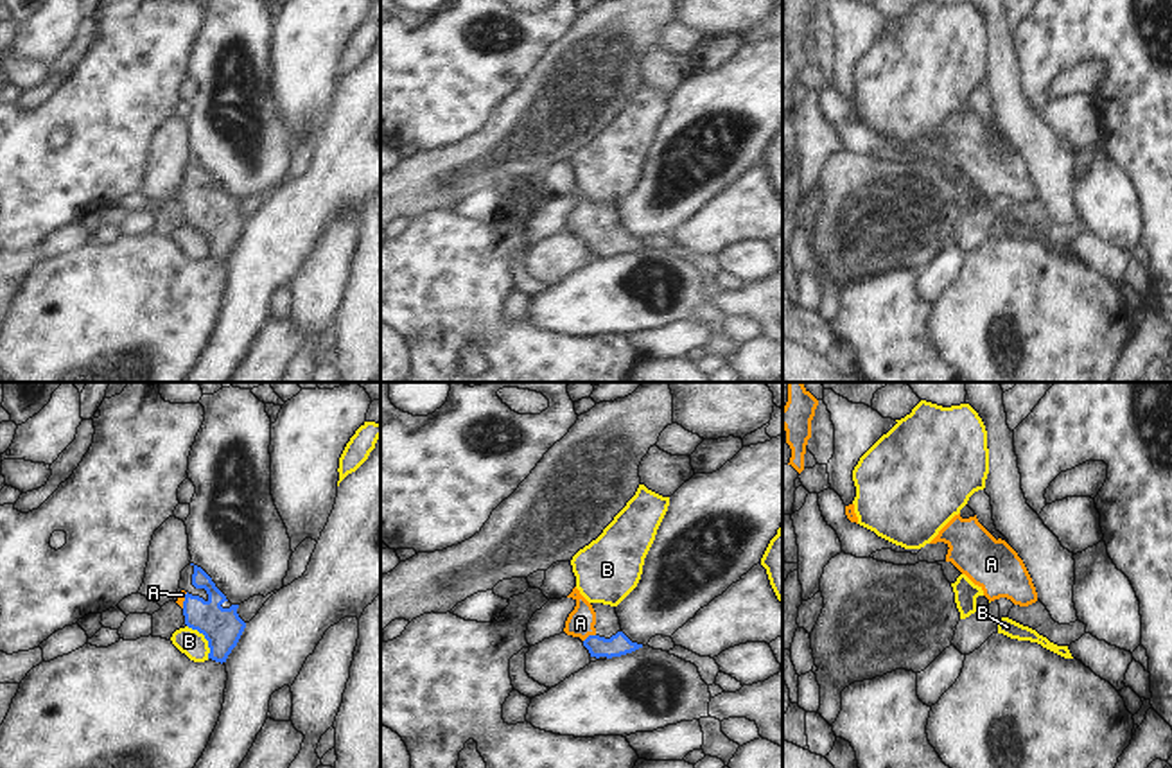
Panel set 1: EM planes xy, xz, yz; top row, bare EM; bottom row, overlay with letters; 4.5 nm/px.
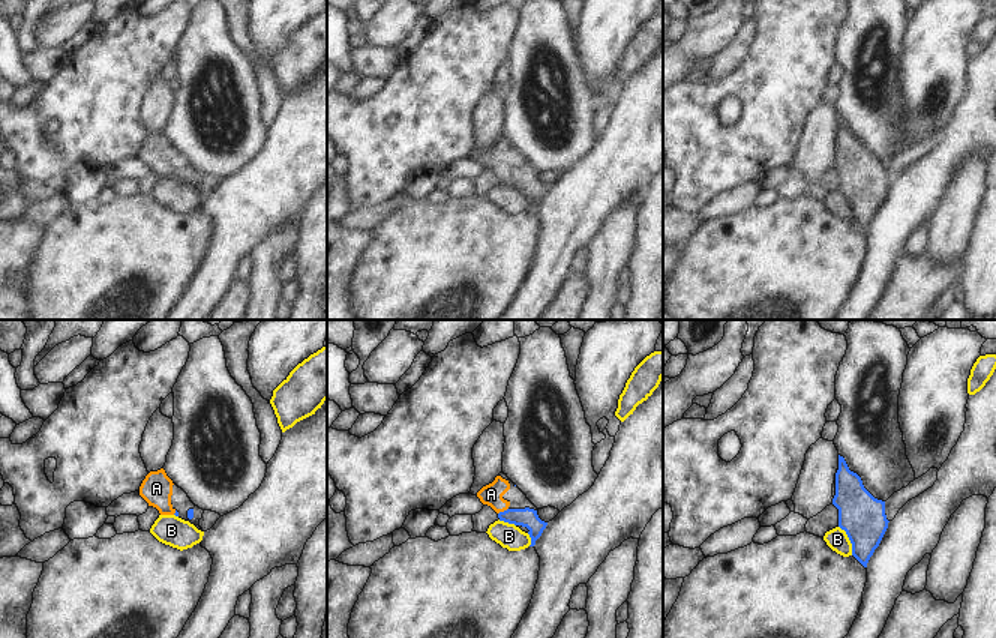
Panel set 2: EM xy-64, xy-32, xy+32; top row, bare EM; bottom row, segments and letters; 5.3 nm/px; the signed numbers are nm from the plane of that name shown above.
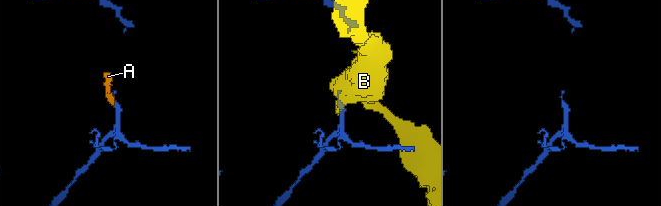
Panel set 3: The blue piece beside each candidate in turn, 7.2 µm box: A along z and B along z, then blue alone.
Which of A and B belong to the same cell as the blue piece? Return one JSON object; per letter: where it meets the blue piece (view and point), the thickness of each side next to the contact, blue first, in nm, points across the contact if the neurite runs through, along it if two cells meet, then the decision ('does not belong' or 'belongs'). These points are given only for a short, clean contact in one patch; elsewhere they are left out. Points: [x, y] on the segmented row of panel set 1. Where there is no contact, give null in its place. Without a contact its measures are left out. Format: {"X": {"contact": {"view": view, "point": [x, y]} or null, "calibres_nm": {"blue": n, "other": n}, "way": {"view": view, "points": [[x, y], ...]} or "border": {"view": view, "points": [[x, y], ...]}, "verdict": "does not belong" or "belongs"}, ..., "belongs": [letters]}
{"A": {"contact": {"view": "xz", "point": [589, 636]}, "calibres_nm": {"blue": 100, "other": 130}, "way": {"view": "xz", "points": [[618, 645], [598, 645], [589, 636], [580, 623]]}, "verdict": "belongs"}, "B": {"contact": {"view": "xy", "point": [205, 637]}, "calibres_nm": {"blue": 180, "other": 120}, "verdict": "does not belong"}, "belongs": ["A"]}

